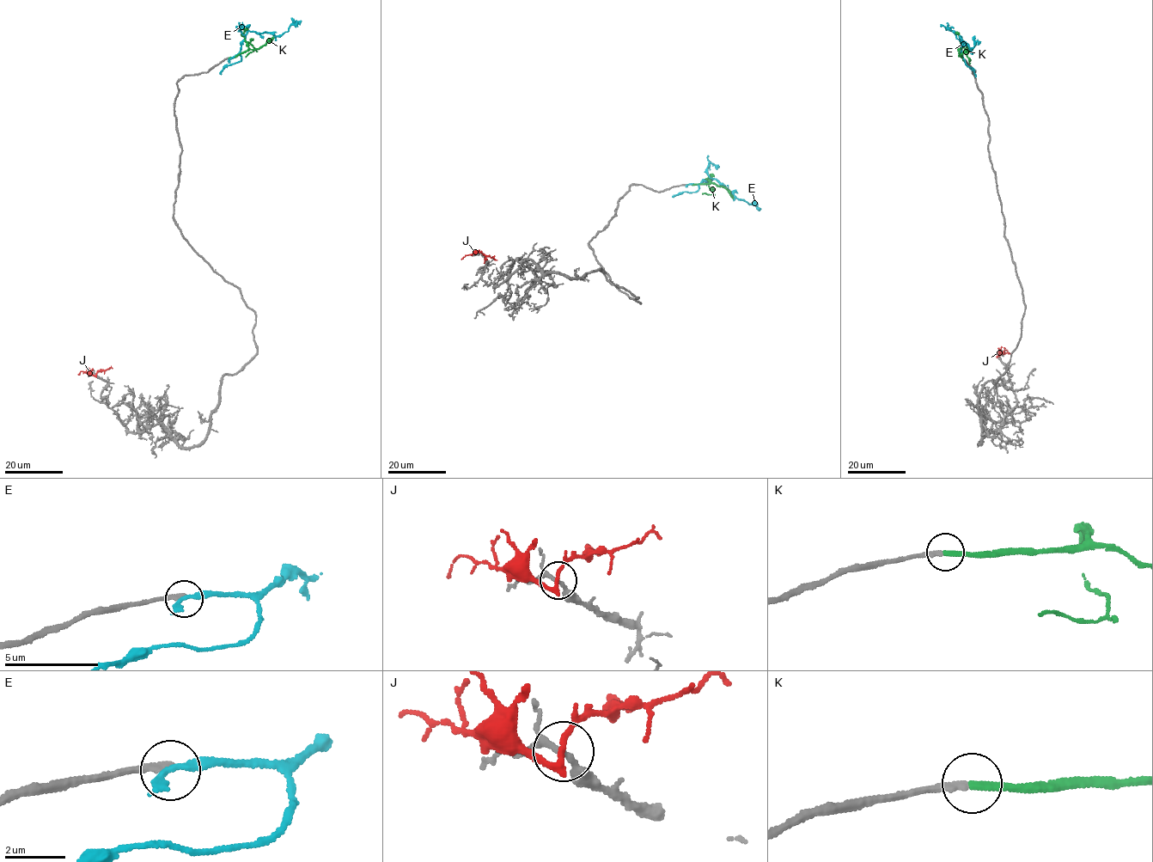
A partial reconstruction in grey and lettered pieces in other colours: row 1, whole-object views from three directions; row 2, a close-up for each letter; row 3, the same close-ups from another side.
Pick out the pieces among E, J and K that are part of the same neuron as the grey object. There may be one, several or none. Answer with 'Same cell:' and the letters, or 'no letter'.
Same cell: K

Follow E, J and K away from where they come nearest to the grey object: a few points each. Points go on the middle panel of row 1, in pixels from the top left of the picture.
E: (687, 185), (716, 179), (738, 198), (760, 209)
J: (481, 252), (472, 252), (461, 259)
K: (688, 184), (710, 181), (709, 186), (713, 192), (702, 193)

